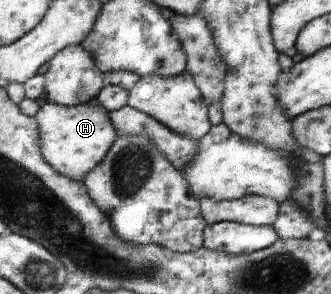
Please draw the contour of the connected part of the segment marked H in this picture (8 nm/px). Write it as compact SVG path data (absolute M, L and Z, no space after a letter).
M46 102L42 104L35 114L36 122L39 123L39 147L43 157L51 163L60 174L67 175L75 181L83 180L84 176L96 166L103 162L104 157L108 154L111 146L116 142L118 131L111 121L110 112L102 105L88 104L67 107L56 102Z

